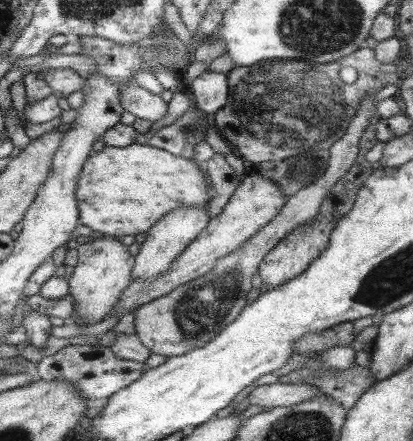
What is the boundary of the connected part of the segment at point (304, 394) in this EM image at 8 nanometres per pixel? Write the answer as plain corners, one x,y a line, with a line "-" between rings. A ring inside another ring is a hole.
279,381
254,388
248,398
250,404
276,408
278,406
294,406
298,402
312,398
312,396
318,396
319,391
316,385
308,383
284,384

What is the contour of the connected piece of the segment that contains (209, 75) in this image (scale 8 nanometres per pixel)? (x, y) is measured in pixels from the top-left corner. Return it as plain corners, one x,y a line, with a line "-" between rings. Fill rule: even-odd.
204,71
189,86
196,98
196,108
202,112
214,114
227,102
228,77
226,73

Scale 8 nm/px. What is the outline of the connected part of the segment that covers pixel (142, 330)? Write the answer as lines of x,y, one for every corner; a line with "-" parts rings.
368,95
354,116
346,134
334,146
329,148
330,160
324,175
314,184
300,190
285,202
284,208
275,220
248,240
238,251
222,258
210,273
181,284
172,293
168,293
152,302
139,306
134,313
137,338
154,354
166,357
182,356
196,348
206,346
218,337
240,316
248,304
248,292
252,288
252,278
258,273
264,259
298,226
314,219
321,210
330,188
344,177
358,158
358,144
365,134
366,127
376,118
374,96

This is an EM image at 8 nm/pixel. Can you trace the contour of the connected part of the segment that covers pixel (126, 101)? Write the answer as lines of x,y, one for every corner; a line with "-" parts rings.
135,80
122,86
122,105
136,118
156,122
168,113
168,103
161,95
152,94
149,90
138,86

